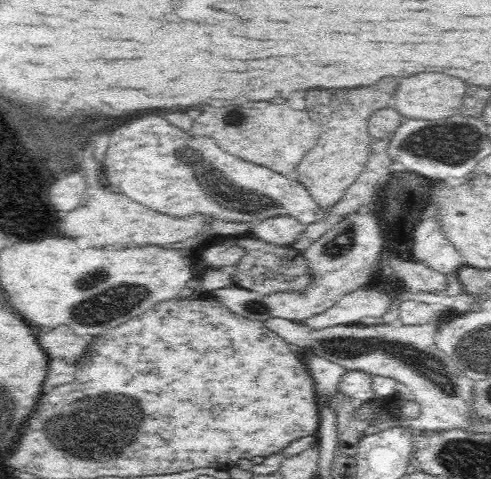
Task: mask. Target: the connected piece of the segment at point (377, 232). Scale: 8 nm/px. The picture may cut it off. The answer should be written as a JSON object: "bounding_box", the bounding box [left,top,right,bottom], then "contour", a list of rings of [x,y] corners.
{"bounding_box":[206,213,384,321],"contour":[[[370,213],[364,215],[355,215],[348,221],[341,222],[336,227],[330,229],[323,234],[318,241],[311,244],[305,251],[299,253],[304,260],[304,272],[306,272],[306,286],[304,288],[296,288],[294,284],[288,285],[288,290],[281,290],[280,292],[270,292],[270,294],[259,294],[254,290],[234,286],[230,288],[220,288],[216,290],[209,290],[206,294],[214,296],[218,302],[222,302],[226,308],[230,308],[232,312],[248,318],[248,320],[268,320],[268,318],[283,318],[284,320],[303,321],[311,316],[326,312],[332,308],[341,298],[348,296],[348,294],[365,288],[368,282],[381,272],[379,264],[379,254],[382,250],[384,237],[382,230],[380,230],[376,219]]]}

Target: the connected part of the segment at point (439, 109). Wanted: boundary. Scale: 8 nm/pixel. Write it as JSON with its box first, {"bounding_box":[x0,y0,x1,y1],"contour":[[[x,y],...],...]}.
{"bounding_box":[392,74,466,120],"contour":[[[416,74],[408,76],[400,82],[396,90],[396,104],[392,102],[394,109],[408,119],[418,120],[440,120],[445,117],[452,117],[459,112],[463,104],[466,86],[456,76],[448,74]]]}

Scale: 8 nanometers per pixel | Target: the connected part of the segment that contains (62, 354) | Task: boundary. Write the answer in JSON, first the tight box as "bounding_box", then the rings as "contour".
{"bounding_box":[38,326,88,365],"contour":[[[59,326],[38,336],[38,346],[48,360],[63,360],[66,365],[75,365],[88,344],[88,338],[74,336],[67,326]]]}

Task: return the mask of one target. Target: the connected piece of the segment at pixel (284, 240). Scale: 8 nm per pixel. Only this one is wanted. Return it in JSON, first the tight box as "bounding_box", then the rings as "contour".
{"bounding_box":[251,216,305,246],"contour":[[[272,216],[252,225],[251,236],[278,246],[288,246],[297,240],[305,227],[292,216]]]}

